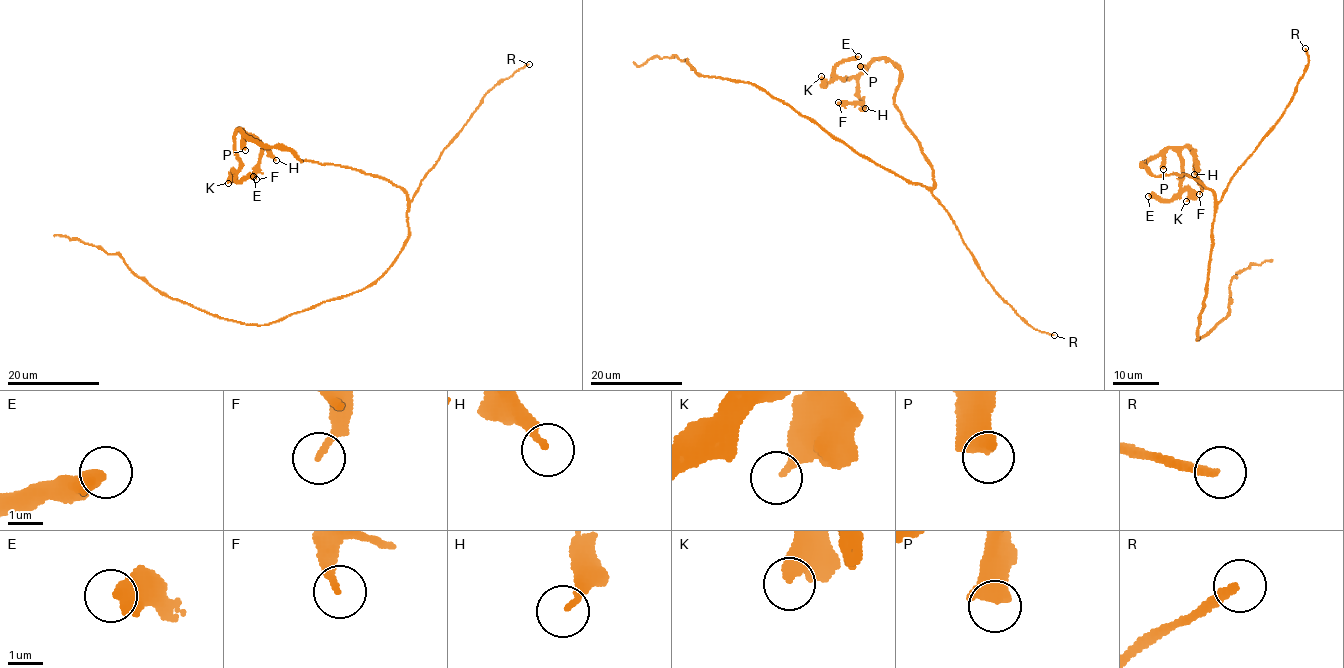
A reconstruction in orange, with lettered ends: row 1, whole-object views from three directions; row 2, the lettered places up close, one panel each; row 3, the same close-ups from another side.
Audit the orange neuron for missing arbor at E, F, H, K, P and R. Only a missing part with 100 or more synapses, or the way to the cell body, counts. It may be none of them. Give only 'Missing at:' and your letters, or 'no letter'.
Missing at: R

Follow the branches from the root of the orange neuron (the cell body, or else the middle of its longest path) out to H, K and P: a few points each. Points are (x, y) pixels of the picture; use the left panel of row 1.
H: (388, 271), (408, 235), (407, 193), (360, 169), (299, 161), (282, 147), (248, 141), (237, 130), (276, 160)
K: (388, 271), (408, 235), (407, 194), (384, 178), (299, 161), (241, 130), (240, 167), (228, 183)
P: (388, 271), (408, 235), (407, 193), (360, 169), (299, 161), (282, 147), (267, 147), (244, 137), (245, 150)

